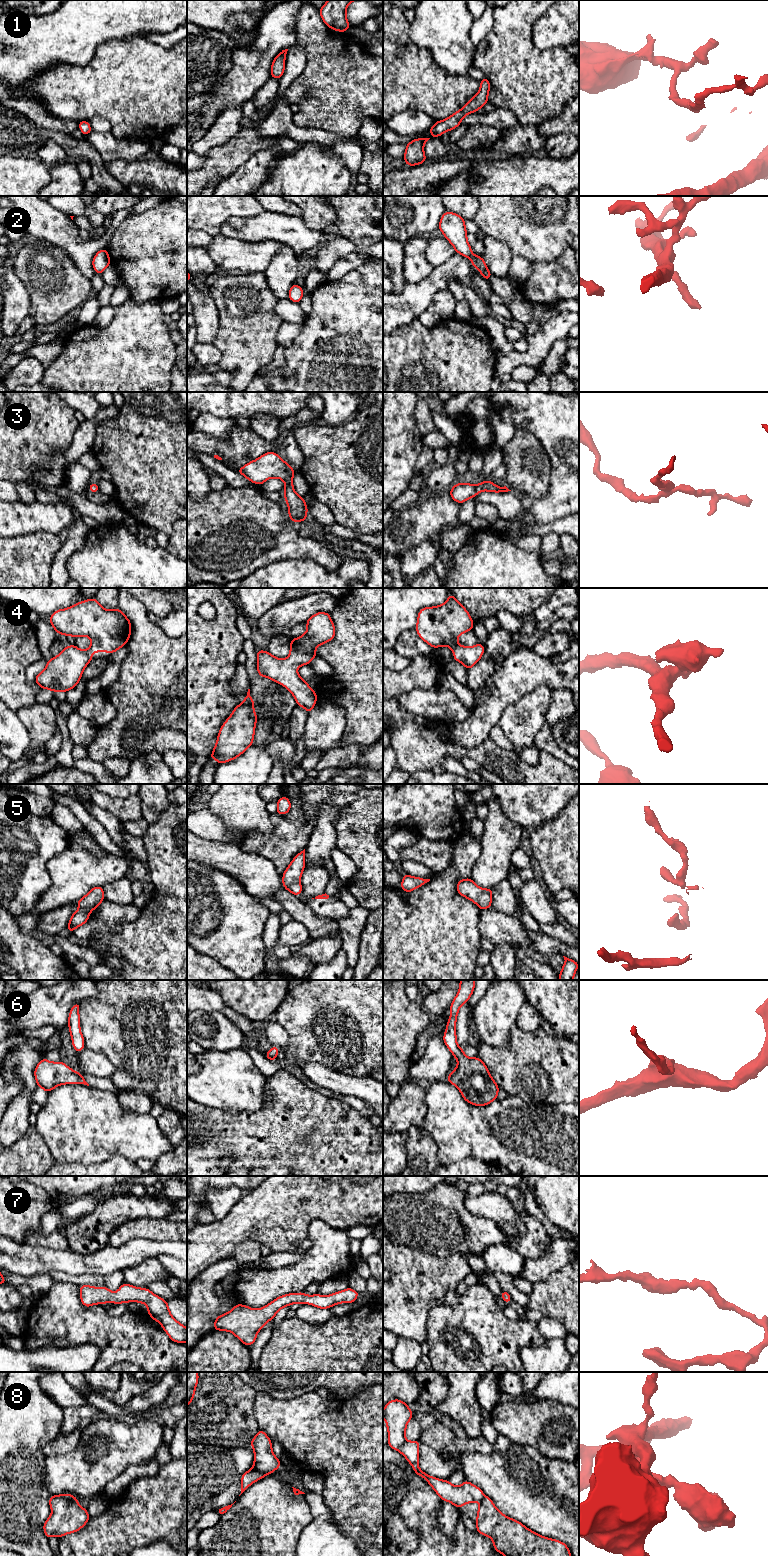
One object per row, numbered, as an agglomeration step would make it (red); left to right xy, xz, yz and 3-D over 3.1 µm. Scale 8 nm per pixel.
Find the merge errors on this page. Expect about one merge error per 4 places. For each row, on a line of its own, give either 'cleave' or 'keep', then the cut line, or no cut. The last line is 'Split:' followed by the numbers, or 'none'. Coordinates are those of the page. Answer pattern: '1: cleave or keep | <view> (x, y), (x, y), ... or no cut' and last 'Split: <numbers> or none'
1: keep | no cut
2: keep | no cut
3: keep | no cut
4: keep | no cut
5: keep | no cut
6: keep | no cut
7: keep | no cut
8: cleave | xy (60, 1495), (76, 1500)
Split: 8

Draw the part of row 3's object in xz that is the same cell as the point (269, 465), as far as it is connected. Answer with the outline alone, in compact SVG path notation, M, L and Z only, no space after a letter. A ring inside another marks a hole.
M267 452L237 470L254 484L262 485L270 478L279 478L285 482L284 497L289 508L288 516L295 523L307 521L307 504L293 488L293 468L275 452Z

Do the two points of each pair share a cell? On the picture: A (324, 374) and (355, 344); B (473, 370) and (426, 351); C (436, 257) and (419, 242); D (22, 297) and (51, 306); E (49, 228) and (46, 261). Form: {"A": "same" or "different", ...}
{"A": "same", "B": "same", "C": "different", "D": "different", "E": "different"}

